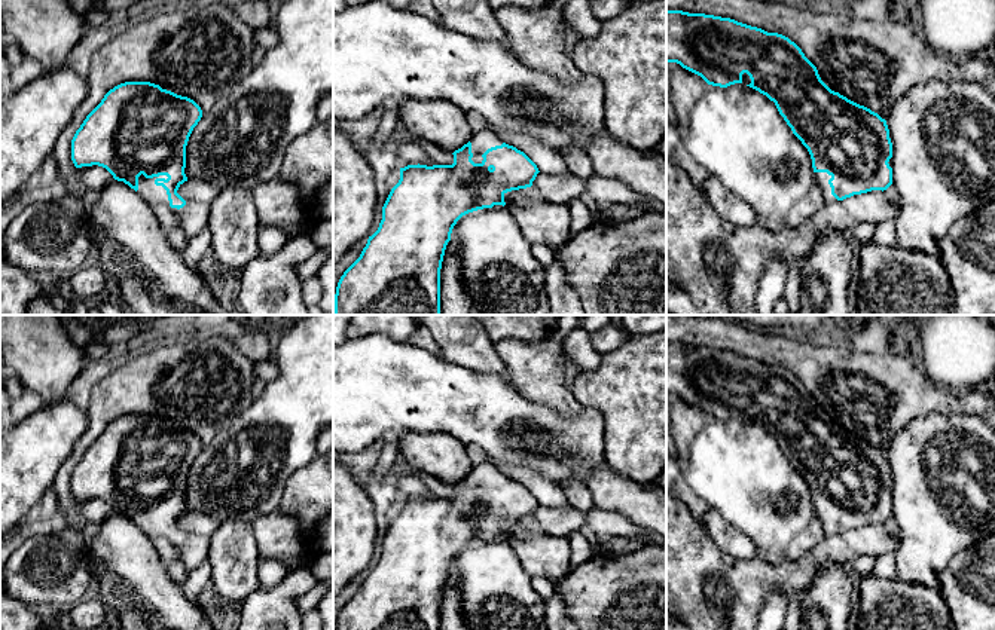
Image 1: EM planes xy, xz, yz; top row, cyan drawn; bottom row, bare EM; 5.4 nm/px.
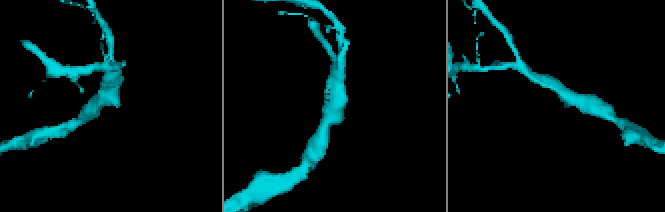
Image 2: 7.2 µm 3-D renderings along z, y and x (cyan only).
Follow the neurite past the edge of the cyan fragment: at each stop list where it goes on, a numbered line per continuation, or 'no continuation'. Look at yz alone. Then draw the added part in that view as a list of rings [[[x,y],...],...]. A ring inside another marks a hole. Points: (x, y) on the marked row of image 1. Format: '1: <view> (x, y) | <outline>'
1: yz (821, 179) | [[[814,172],[815,184],[821,189],[822,198],[825,204],[834,204],[837,199],[831,195],[831,187],[828,180],[831,175],[827,172]]]

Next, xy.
1: xy (153, 195) | [[[143,174],[138,177],[138,195],[152,207],[155,208],[159,204],[168,204],[167,190],[162,186],[156,186],[156,178],[168,178],[167,175],[159,175],[153,178],[146,178]]]

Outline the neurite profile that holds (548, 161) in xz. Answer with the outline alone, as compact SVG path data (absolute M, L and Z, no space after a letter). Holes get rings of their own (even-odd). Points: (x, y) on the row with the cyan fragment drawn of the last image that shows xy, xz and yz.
M486 125L486 128L495 132L506 144L524 152L537 165L540 172L550 175L570 174L564 156L537 138L532 138L528 134L504 131L491 125Z

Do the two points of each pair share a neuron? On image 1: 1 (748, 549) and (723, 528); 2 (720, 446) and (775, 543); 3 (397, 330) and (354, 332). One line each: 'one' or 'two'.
1: one
2: one
3: one

